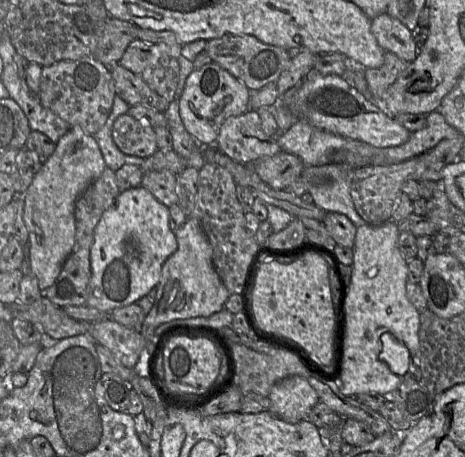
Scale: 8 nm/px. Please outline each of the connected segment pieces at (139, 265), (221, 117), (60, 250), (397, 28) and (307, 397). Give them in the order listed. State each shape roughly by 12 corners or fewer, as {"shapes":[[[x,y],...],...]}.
{"shapes":[[[120,192],[94,231],[86,305],[158,285],[177,249],[169,207]],[[218,64],[194,69],[179,99],[185,129],[213,146],[251,91]],[[72,126],[23,196],[30,268],[57,279],[75,244],[75,204],[106,168]],[[398,19],[371,20],[378,45],[410,63],[419,46]],[[298,375],[275,383],[273,413],[289,423],[305,420],[319,402]]]}

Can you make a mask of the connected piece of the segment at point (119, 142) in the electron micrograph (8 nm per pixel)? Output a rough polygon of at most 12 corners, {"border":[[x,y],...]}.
{"border":[[129,114],[112,137],[126,155],[147,158],[159,149],[154,128]]}

